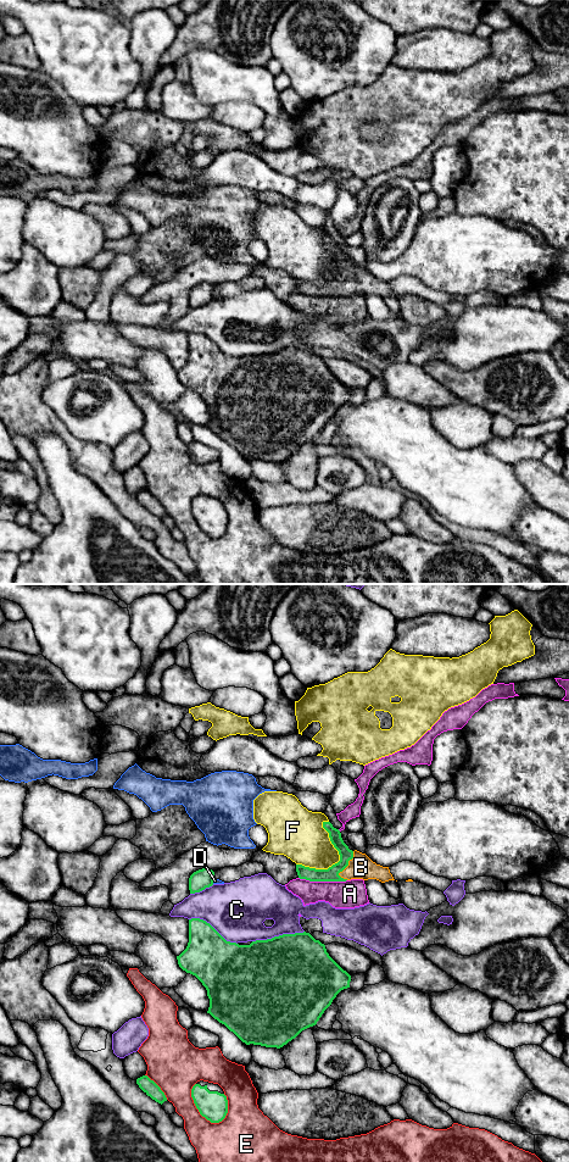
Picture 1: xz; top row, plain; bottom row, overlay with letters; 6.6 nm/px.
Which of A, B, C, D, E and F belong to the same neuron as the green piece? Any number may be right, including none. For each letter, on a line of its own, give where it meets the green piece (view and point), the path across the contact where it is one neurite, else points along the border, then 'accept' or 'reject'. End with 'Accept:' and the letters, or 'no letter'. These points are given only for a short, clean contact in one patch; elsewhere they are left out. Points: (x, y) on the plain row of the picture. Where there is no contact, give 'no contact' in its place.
A: xz (323, 295) | reject
B: xz (346, 281) | across xz (332, 289), (340, 287), (346, 281), (361, 282) | accept
C: xz (279, 350) | reject
D: xz (212, 294) | reject
E: xz (196, 522) | reject
F: xz (339, 276) | reject
Accept: B

